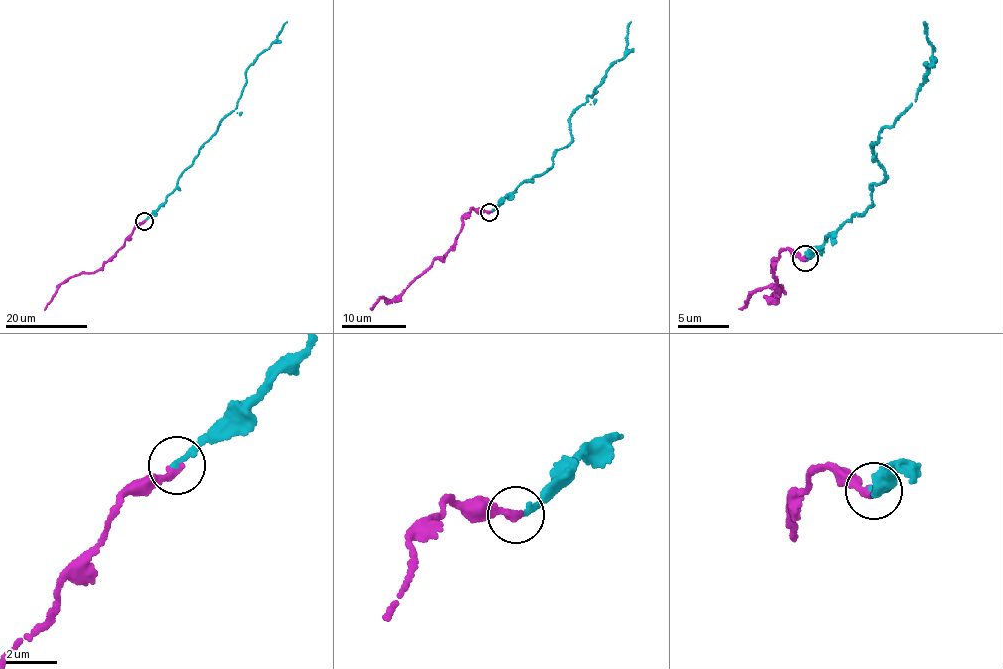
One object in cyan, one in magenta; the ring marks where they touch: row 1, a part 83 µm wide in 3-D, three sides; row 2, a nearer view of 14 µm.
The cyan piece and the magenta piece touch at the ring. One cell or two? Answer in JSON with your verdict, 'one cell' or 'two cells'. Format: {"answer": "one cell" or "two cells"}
{"answer": "one cell"}

